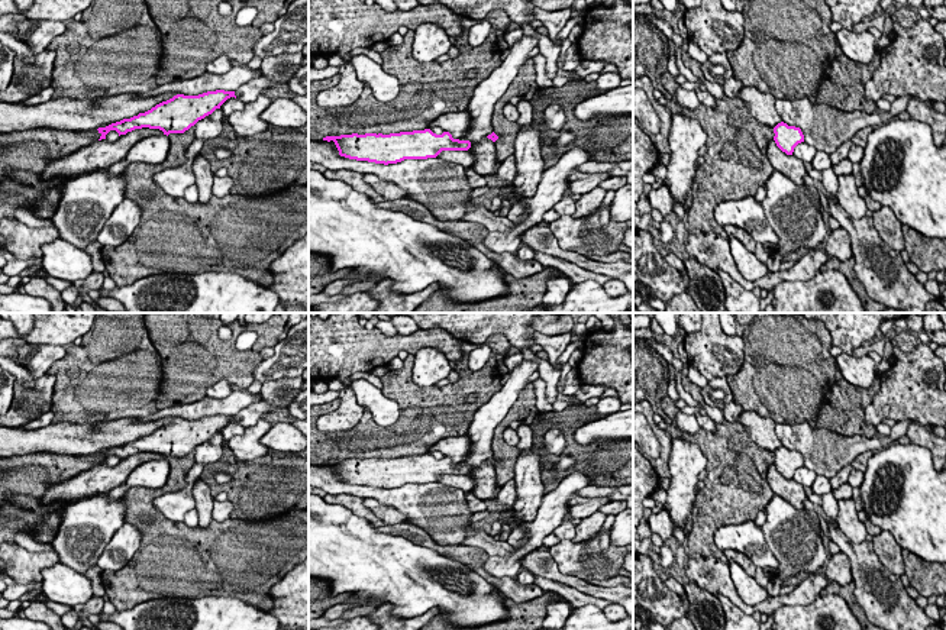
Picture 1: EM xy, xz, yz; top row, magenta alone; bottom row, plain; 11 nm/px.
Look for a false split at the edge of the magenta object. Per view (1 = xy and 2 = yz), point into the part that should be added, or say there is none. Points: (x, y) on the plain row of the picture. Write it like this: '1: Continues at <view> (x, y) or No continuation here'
1: No continuation here
2: No continuation here

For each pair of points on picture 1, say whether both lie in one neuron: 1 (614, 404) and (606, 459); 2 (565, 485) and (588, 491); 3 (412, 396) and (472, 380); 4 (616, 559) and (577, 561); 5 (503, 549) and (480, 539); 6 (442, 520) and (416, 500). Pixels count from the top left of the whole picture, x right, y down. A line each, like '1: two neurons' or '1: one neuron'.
1: two neurons
2: two neurons
3: one neuron
4: one neuron
5: one neuron
6: one neuron

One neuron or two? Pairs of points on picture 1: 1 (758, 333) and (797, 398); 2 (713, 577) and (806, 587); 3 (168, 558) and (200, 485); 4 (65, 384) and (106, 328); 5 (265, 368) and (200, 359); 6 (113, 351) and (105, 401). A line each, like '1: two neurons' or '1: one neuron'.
1: one neuron
2: one neuron
3: two neurons
4: one neuron
5: two neurons
6: one neuron

